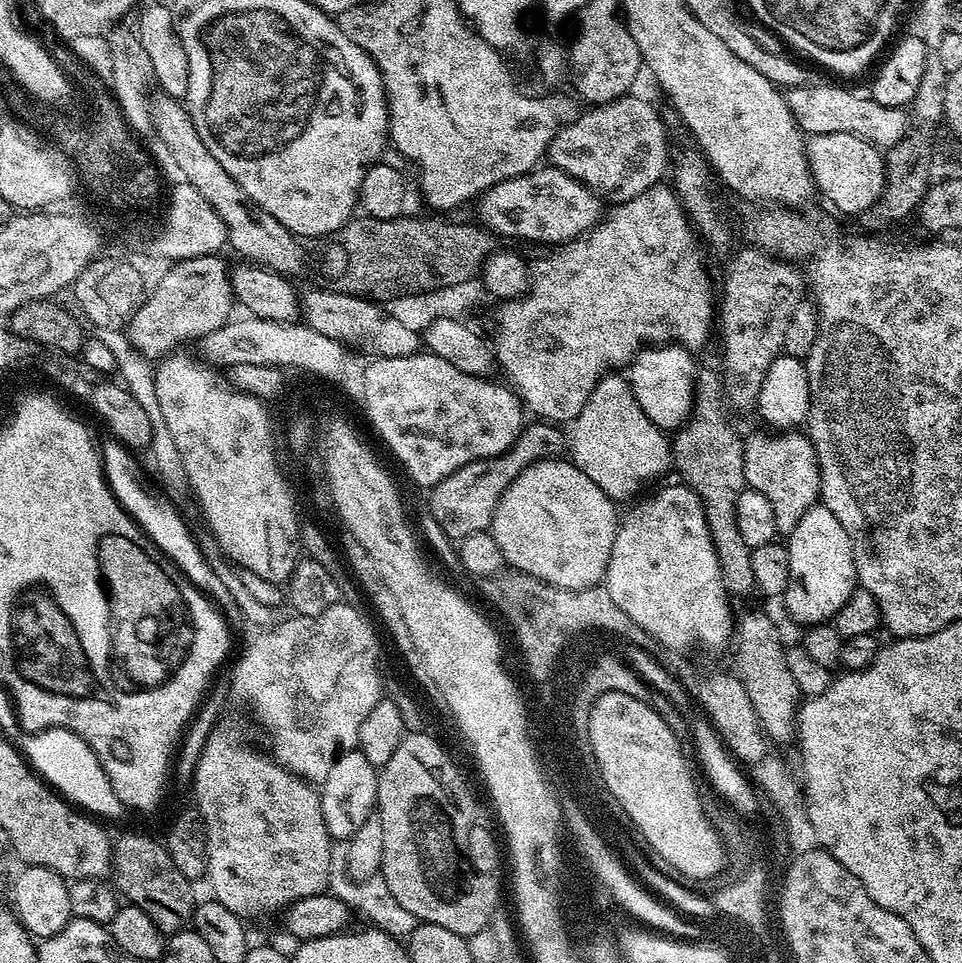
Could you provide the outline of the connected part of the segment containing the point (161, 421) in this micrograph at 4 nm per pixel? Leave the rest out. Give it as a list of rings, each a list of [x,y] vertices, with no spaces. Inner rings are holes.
[[[102,329],[95,331],[95,336],[100,342],[105,343],[113,351],[114,360],[119,379],[130,394],[140,403],[142,410],[150,419],[151,442],[143,453],[143,464],[145,470],[164,488],[165,497],[172,502],[187,498],[190,489],[188,487],[188,475],[182,464],[182,456],[174,443],[174,438],[167,429],[166,420],[162,416],[162,408],[159,405],[155,365],[147,356],[141,354],[128,340],[127,333],[121,329]]]

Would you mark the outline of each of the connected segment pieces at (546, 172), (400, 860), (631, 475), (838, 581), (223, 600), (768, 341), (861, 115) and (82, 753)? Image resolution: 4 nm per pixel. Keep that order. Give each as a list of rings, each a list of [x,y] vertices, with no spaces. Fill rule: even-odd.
[[[537,166],[531,172],[515,176],[506,182],[498,182],[478,197],[479,204],[479,223],[487,228],[493,236],[497,238],[509,236],[512,240],[533,240],[536,244],[548,244],[547,246],[569,244],[571,240],[576,240],[590,231],[602,219],[601,197],[597,196],[582,181],[574,179],[570,174],[553,166]]]
[[[424,730],[407,733],[398,750],[394,750],[390,762],[379,769],[376,777],[374,815],[382,822],[382,866],[379,875],[384,877],[386,886],[390,886],[390,894],[394,894],[402,910],[410,910],[416,921],[443,926],[453,934],[467,938],[493,923],[492,915],[500,904],[502,888],[484,876],[475,876],[468,869],[466,837],[474,796],[468,793],[459,770],[452,765],[443,746],[427,734]]]
[[[605,373],[568,430],[568,454],[572,463],[614,502],[635,499],[640,490],[673,465],[669,437],[646,418],[634,398],[631,381],[620,375]]]
[[[813,506],[802,514],[786,543],[790,554],[790,582],[782,597],[785,610],[803,626],[831,621],[858,587],[850,534],[842,530],[842,522],[828,508]]]
[[[124,450],[119,451],[108,453],[105,451],[102,456],[104,479],[108,481],[108,489],[114,494],[116,501],[139,524],[140,529],[159,546],[161,552],[188,577],[188,581],[196,585],[216,605],[229,625],[235,626],[236,623],[241,623],[242,617],[238,603],[234,600],[233,595],[226,590],[224,583],[221,583],[221,579],[214,574],[207,562],[203,560],[203,556],[199,552],[197,537],[193,533],[188,533],[183,518],[172,509],[175,507],[171,503],[165,502],[160,496],[161,501],[158,497],[151,496],[140,485],[139,478],[132,473],[132,464],[128,461],[129,453]]]
[[[747,247],[733,254],[724,276],[724,297],[718,300],[718,324],[724,327],[724,395],[733,413],[752,412],[757,407],[766,372],[784,351],[790,314],[806,292],[805,281],[795,267],[768,255],[763,248]]]
[[[816,84],[813,88],[801,86],[787,89],[788,105],[798,122],[800,131],[808,136],[818,134],[854,134],[873,144],[875,148],[887,150],[909,135],[910,116],[904,108],[882,106],[867,95],[859,96],[848,88],[836,84]]]
[[[65,728],[39,729],[21,735],[18,746],[33,771],[75,807],[104,820],[125,815],[126,809],[114,793],[113,784],[104,767],[80,736]]]

